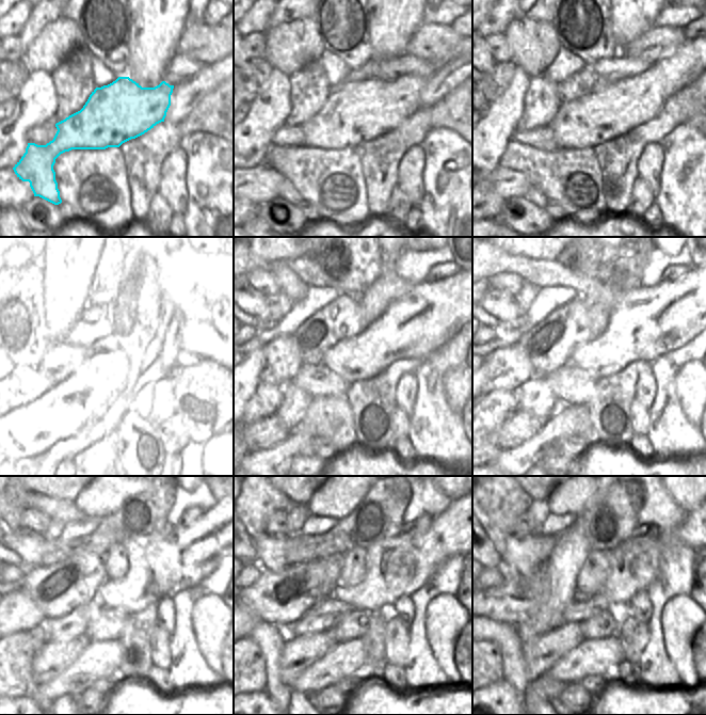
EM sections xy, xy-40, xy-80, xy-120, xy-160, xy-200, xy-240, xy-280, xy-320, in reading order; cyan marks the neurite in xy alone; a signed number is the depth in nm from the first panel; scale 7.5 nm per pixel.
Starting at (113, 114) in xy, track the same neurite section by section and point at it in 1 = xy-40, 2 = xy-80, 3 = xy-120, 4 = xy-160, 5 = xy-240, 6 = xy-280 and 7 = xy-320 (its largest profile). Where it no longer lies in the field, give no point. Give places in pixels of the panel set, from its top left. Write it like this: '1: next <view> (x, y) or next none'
1: next xy-40 (362, 111)
2: next xy-80 (600, 116)
3: next xy-120 (166, 332)
4: next xy-160 (424, 319)
5: next xy-240 (161, 565)
6: next xy-280 (399, 566)
7: next xy-320 (634, 563)

